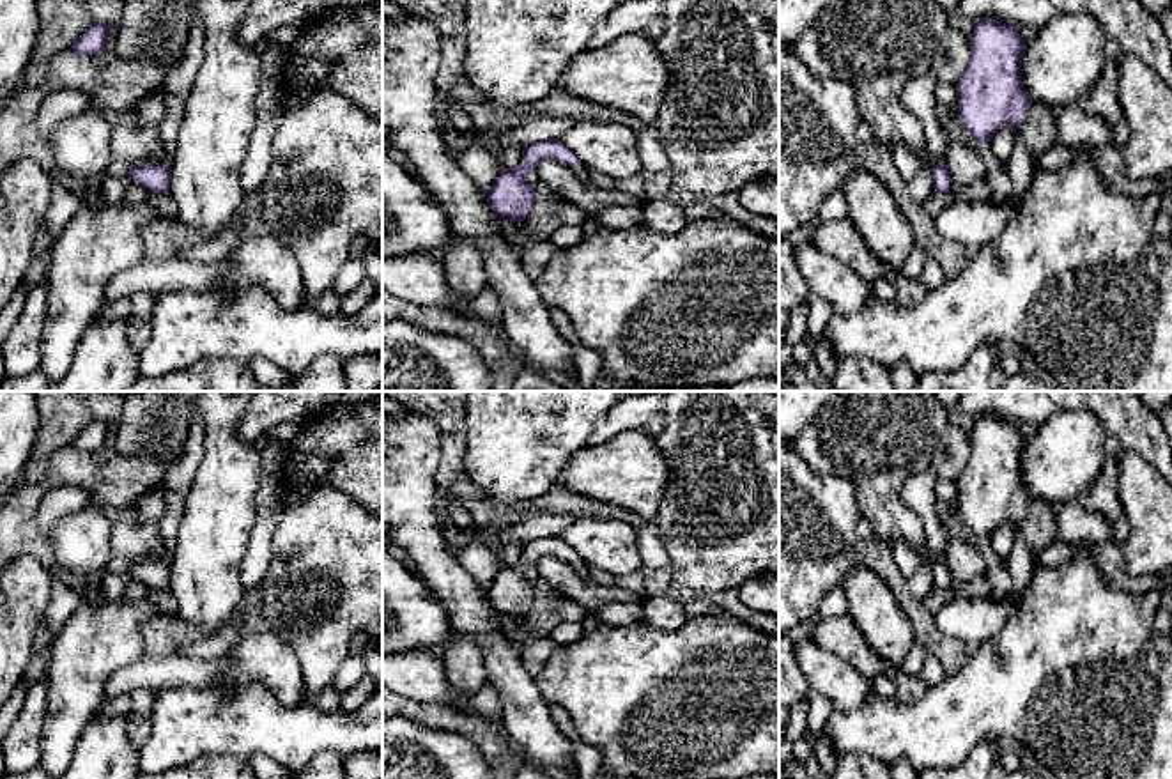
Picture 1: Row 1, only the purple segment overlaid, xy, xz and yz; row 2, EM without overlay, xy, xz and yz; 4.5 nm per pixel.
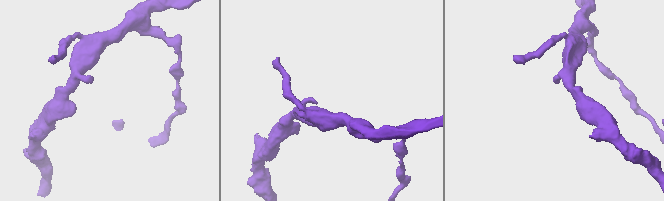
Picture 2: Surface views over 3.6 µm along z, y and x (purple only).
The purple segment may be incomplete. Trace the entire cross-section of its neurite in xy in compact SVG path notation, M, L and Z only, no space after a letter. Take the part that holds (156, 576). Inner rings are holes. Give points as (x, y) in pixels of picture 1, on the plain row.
M149 559L131 561L129 572L135 581L140 581L154 590L168 588L170 584L170 559L163 559L159 563L152 563Z

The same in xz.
M545 536L524 545L517 565L503 565L496 574L487 600L494 613L524 618L535 598L535 584L526 577L526 568L544 556L556 556L575 563L579 556L559 536Z

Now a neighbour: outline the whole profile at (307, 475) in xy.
M308 457L292 469L292 480L287 483L287 490L281 492L285 506L301 503L308 494L319 489L319 482L328 474L333 459Z

